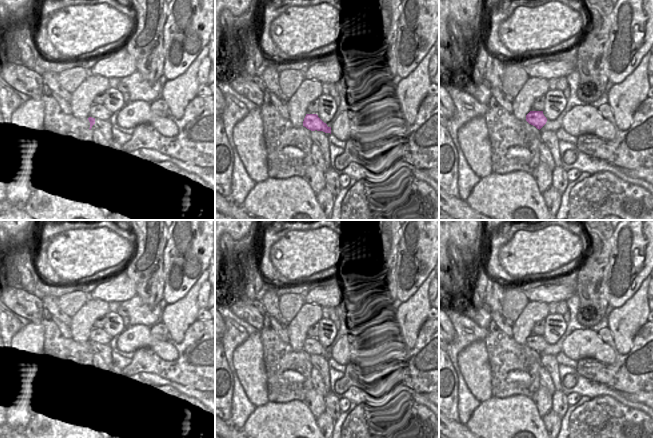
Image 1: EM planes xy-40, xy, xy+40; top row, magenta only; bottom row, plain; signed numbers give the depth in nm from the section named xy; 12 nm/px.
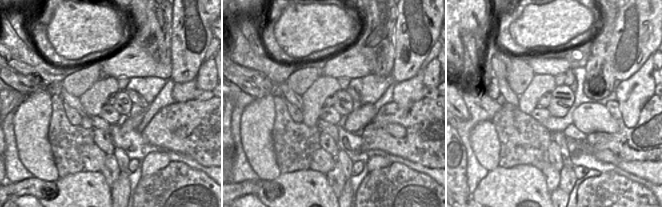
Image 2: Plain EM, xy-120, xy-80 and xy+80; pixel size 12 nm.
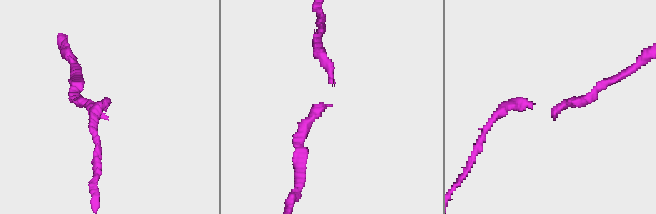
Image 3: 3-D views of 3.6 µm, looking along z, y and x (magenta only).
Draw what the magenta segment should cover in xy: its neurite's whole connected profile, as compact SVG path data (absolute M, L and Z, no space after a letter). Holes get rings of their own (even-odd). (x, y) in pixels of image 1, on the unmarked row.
M306 338L303 345L303 350L311 355L317 354L331 358L331 351L328 351L317 338Z

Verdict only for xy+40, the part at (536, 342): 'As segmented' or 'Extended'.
As segmented

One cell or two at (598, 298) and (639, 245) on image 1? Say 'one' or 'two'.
two

